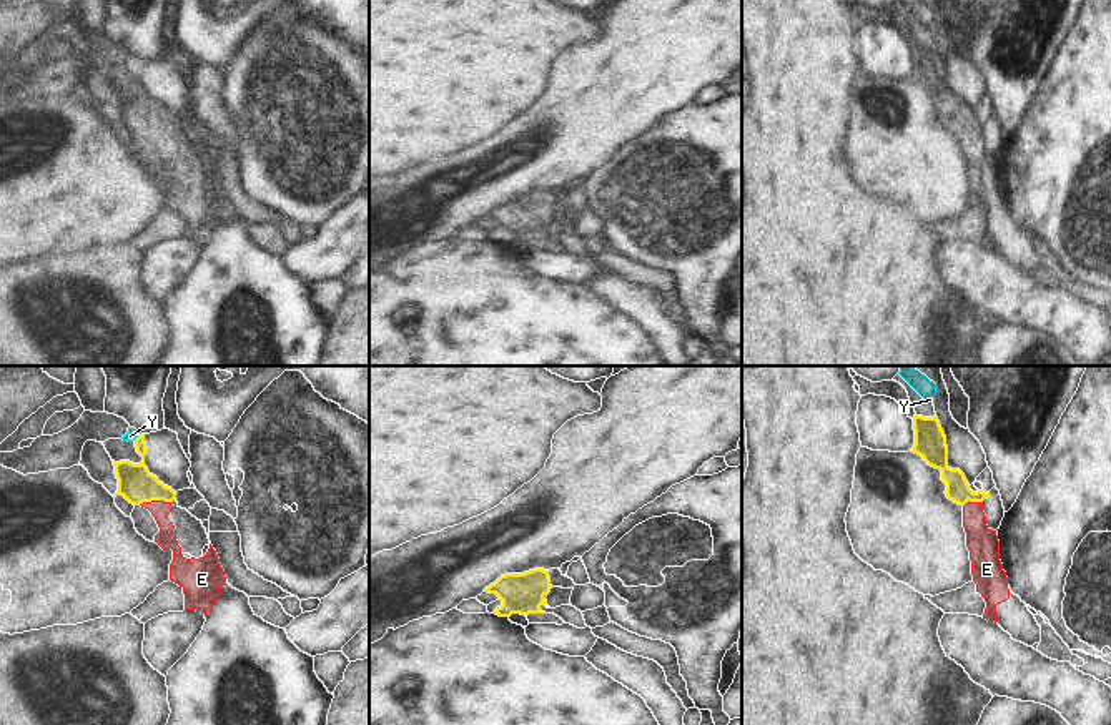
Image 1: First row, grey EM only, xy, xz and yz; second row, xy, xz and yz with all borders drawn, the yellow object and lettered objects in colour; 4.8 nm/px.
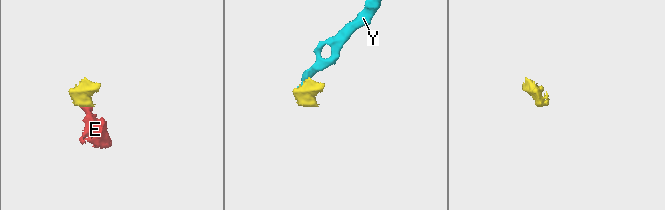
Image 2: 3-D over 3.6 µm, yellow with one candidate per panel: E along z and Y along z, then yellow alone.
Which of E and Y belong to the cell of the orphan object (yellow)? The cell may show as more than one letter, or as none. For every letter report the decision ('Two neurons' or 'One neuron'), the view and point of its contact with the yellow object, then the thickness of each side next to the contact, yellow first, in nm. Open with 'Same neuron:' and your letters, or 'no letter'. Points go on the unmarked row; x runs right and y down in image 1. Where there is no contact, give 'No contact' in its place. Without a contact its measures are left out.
Same neuron: E
E: One neuron. Touches yellow at xy (153, 127). Thickness 170 nm (yellow) against 100 nm
Y: Two neurons. Touches yellow at xy (137, 65). Thickness 170 nm (yellow) against 50 nm.

